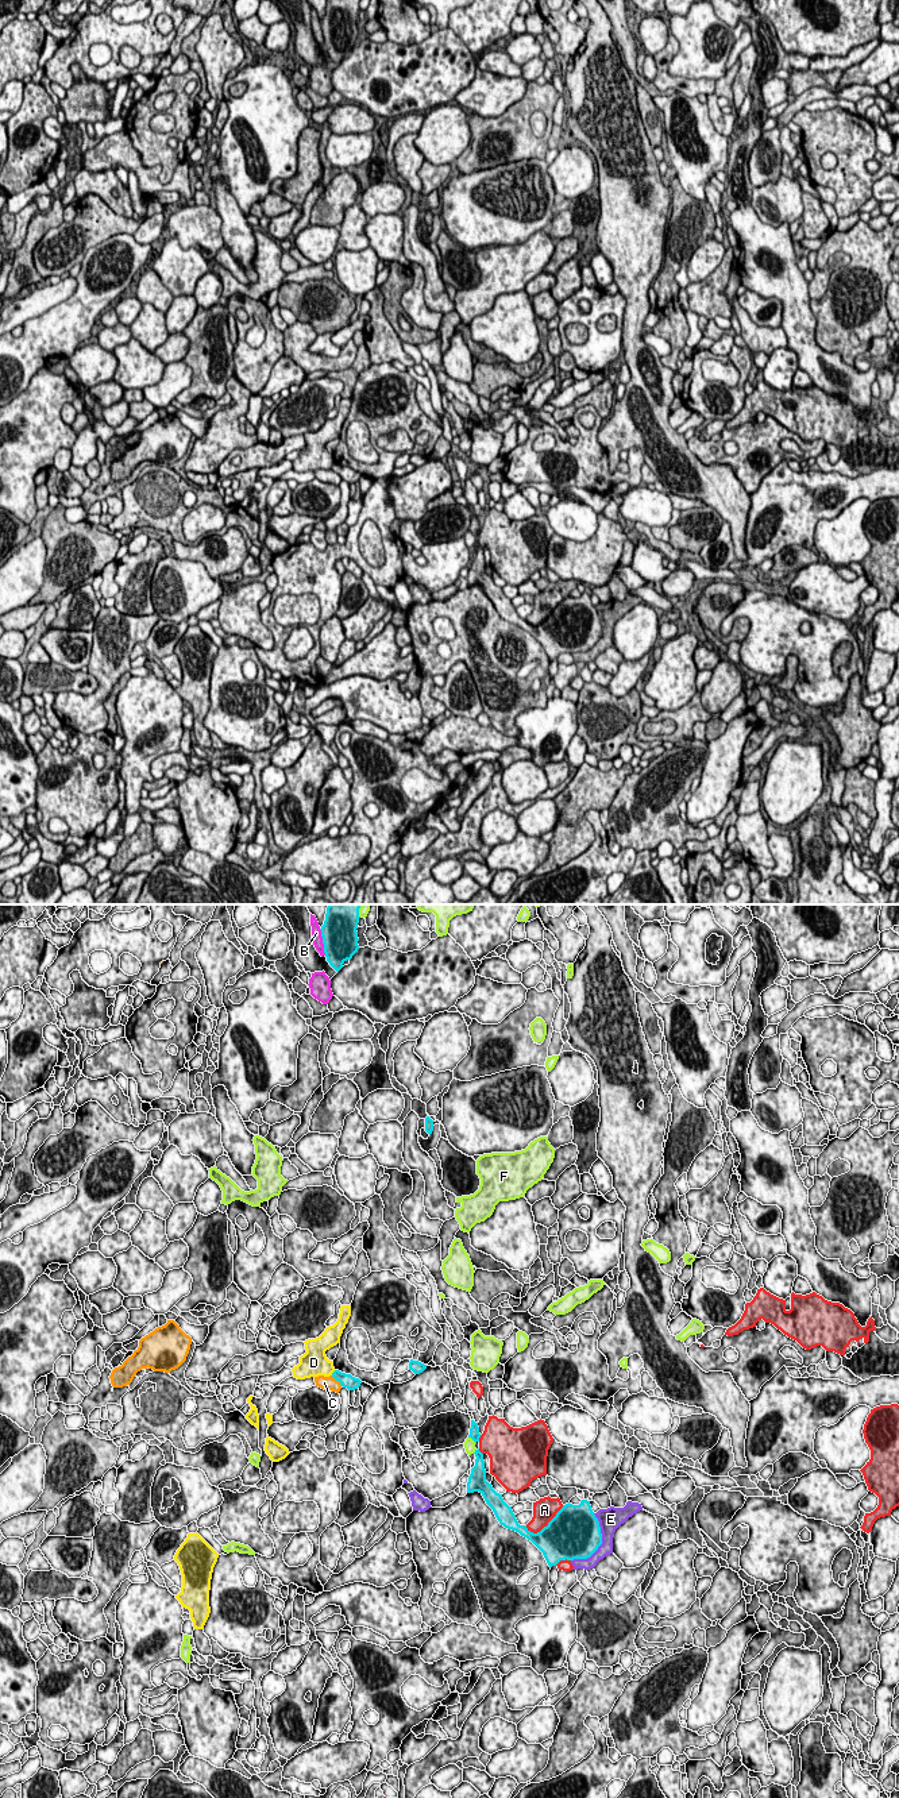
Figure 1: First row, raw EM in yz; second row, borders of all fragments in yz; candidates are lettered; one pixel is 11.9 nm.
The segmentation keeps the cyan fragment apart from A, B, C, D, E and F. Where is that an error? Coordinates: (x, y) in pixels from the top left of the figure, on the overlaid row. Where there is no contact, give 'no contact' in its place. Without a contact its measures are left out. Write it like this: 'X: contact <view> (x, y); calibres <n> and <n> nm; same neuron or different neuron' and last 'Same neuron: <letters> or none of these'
A: contact yz (547, 1526); calibres 500 and 280 nm; different neuron
B: contact yz (323, 942); calibres 420 and 130 nm; different neuron
C: contact yz (336, 1380); calibres 160 and 160 nm; different neuron
D: contact yz (332, 1373); calibres 160 and 320 nm; different neuron
E: contact yz (601, 1543); calibres 480 and 200 nm; different neuron
F: contact yz (473, 1439); calibres 130 and 130 nm; different neuron
Same neuron: none of these

